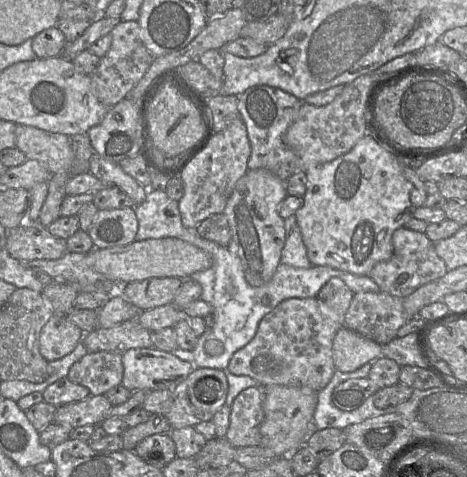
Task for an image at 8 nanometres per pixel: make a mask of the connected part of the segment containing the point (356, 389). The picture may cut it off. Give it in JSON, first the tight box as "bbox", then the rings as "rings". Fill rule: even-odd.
{"bbox":[332,378,378,411],"rings":[[[368,378],[348,379],[335,387],[332,402],[340,410],[352,411],[378,389]]]}

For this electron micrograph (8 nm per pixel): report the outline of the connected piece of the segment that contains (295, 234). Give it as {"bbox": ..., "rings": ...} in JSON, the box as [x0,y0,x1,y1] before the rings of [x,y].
{"bbox":[281,216,312,269],"rings":[[[290,216],[286,218],[284,227],[285,245],[281,253],[281,263],[301,269],[312,267],[296,217]]]}

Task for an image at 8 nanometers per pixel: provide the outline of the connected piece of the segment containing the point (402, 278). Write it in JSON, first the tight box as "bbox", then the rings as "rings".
{"bbox":[368,227,449,298],"rings":[[[402,227],[393,233],[392,243],[392,257],[377,263],[368,274],[383,292],[405,298],[419,287],[443,277],[449,271],[445,262],[437,255],[434,242],[424,233]]]}

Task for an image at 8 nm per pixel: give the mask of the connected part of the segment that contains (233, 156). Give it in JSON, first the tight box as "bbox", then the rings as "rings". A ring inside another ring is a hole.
{"bbox":[178,118,251,229],"rings":[[[236,118],[226,129],[213,135],[205,149],[180,174],[184,194],[178,201],[178,208],[185,227],[195,229],[209,216],[223,213],[236,183],[249,171],[250,155],[251,145],[241,118]]]}

